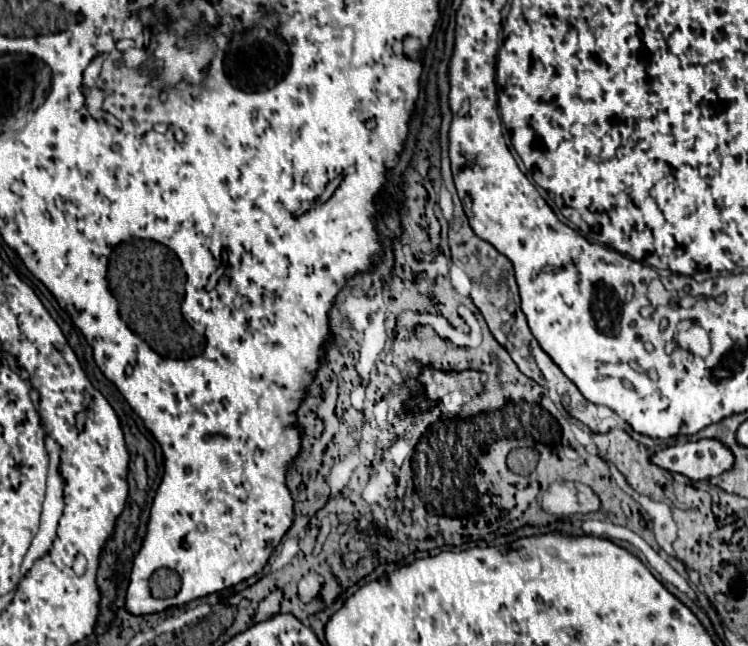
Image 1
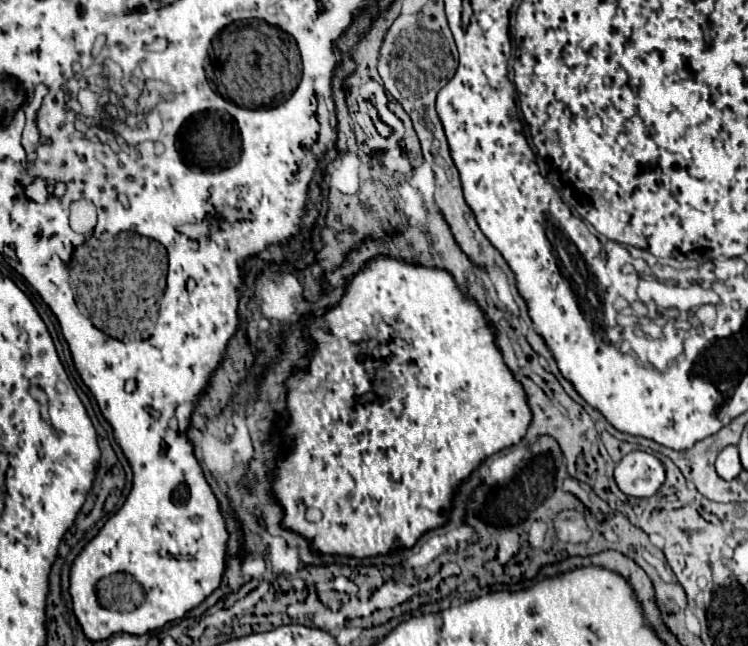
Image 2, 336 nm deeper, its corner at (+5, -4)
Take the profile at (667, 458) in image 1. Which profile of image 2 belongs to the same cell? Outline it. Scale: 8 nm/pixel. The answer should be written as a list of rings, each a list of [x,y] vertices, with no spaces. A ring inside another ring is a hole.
[[[647,451],[627,453],[613,471],[617,487],[629,497],[651,497],[665,481],[665,471],[659,459]]]

